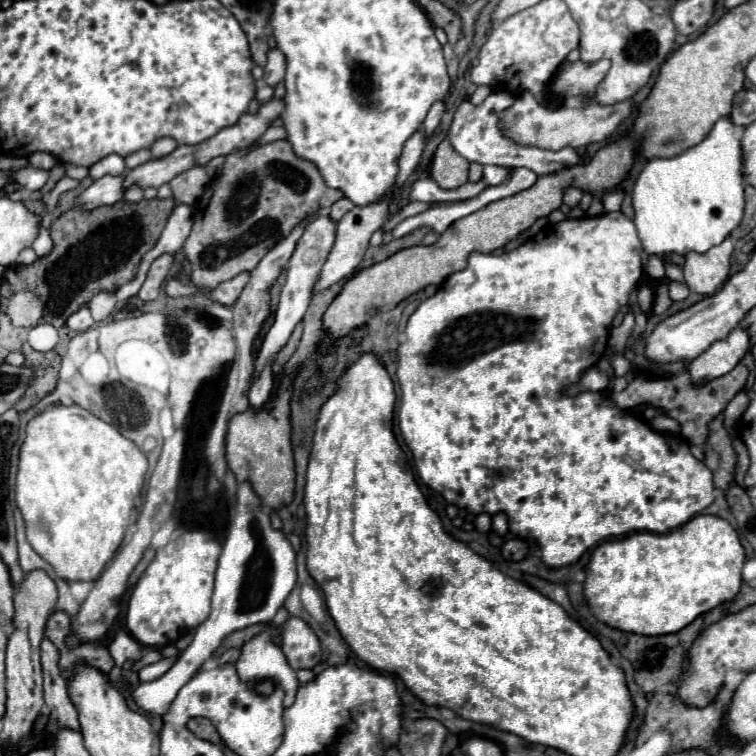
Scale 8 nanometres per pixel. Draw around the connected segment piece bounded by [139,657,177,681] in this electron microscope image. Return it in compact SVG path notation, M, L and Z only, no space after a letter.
M165 657L165 659L161 659L161 661L153 663L153 665L147 665L147 667L143 667L143 669L139 671L139 679L141 679L141 681L159 679L161 675L165 675L165 671L167 671L169 667L173 667L175 661L177 661L177 657Z

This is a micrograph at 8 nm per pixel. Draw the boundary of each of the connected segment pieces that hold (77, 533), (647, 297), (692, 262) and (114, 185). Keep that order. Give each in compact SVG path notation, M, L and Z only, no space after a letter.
M51 405L37 413L25 429L25 441L19 449L19 465L15 477L15 503L25 519L27 541L53 565L61 579L91 581L107 565L121 545L135 497L141 493L147 473L145 453L113 425L101 421L79 405Z
M639 287L639 305L641 305L641 311L649 311L651 305L653 305L653 291L651 287Z
M727 237L721 245L711 247L707 253L689 251L685 255L685 283L691 291L701 295L713 295L729 277L733 241Z
M105 175L97 181L93 181L91 187L87 187L77 199L75 205L79 205L85 211L91 211L93 207L101 207L101 205L113 205L117 201L121 201L123 197L123 177L113 177L113 175Z

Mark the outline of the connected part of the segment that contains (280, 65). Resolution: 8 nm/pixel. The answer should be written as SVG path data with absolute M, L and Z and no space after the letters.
M271 49L267 55L267 65L265 65L265 75L263 81L271 87L281 83L285 77L285 55L281 55L279 49Z

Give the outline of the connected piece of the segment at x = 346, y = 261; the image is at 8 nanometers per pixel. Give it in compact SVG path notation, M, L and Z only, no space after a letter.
M385 195L383 199L379 201L373 201L369 205L363 205L363 207L353 207L349 213L343 215L343 219L337 223L337 239L335 239L335 245L327 257L327 263L321 271L321 277L315 285L315 291L321 291L321 289L327 289L331 287L333 283L349 277L355 273L355 269L359 267L365 251L367 251L367 245L369 245L369 239L371 235L387 221L389 217L389 205L391 205L391 197L393 195Z

